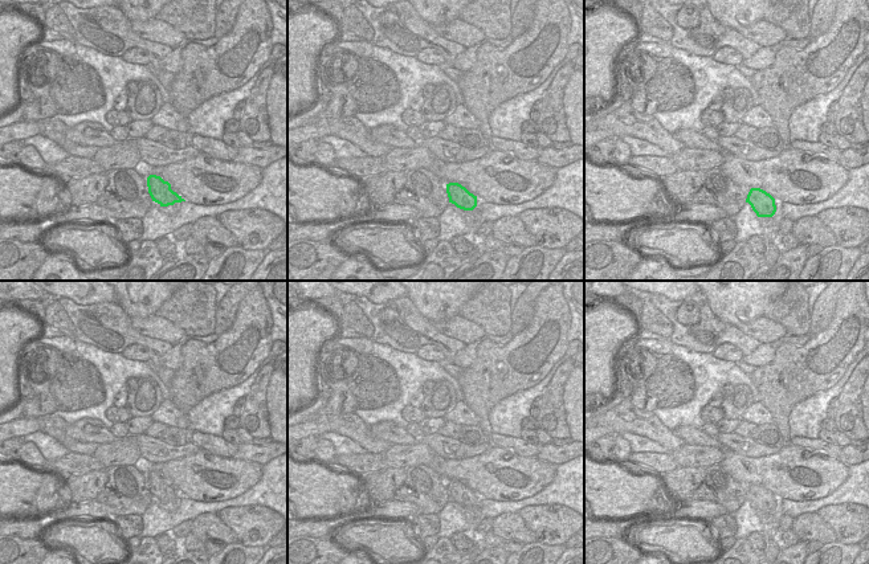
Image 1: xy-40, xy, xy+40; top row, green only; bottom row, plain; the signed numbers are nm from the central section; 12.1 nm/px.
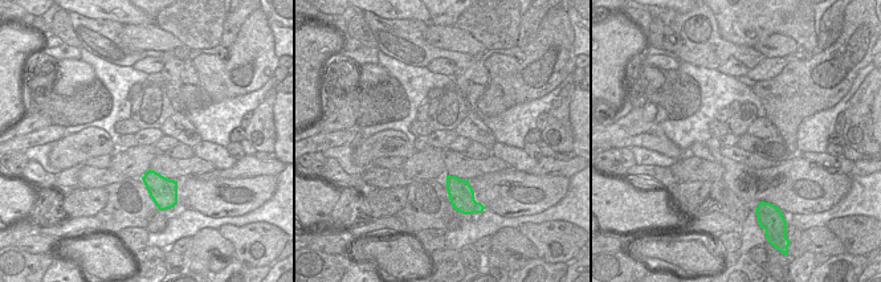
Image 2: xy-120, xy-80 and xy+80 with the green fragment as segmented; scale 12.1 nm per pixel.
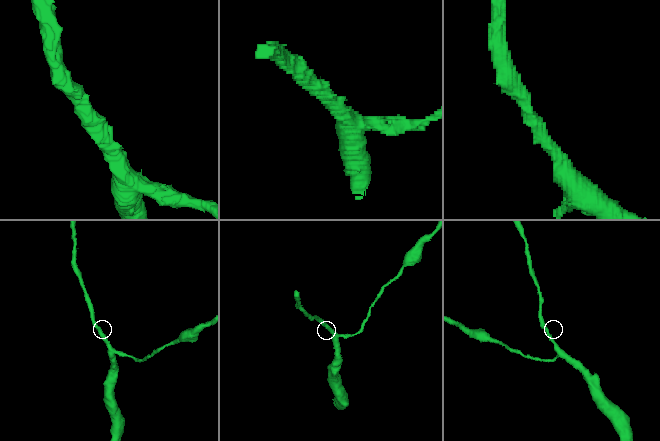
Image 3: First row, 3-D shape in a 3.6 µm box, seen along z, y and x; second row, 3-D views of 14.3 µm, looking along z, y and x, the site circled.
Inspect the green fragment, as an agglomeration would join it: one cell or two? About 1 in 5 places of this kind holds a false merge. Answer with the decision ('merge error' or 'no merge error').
no merge error

